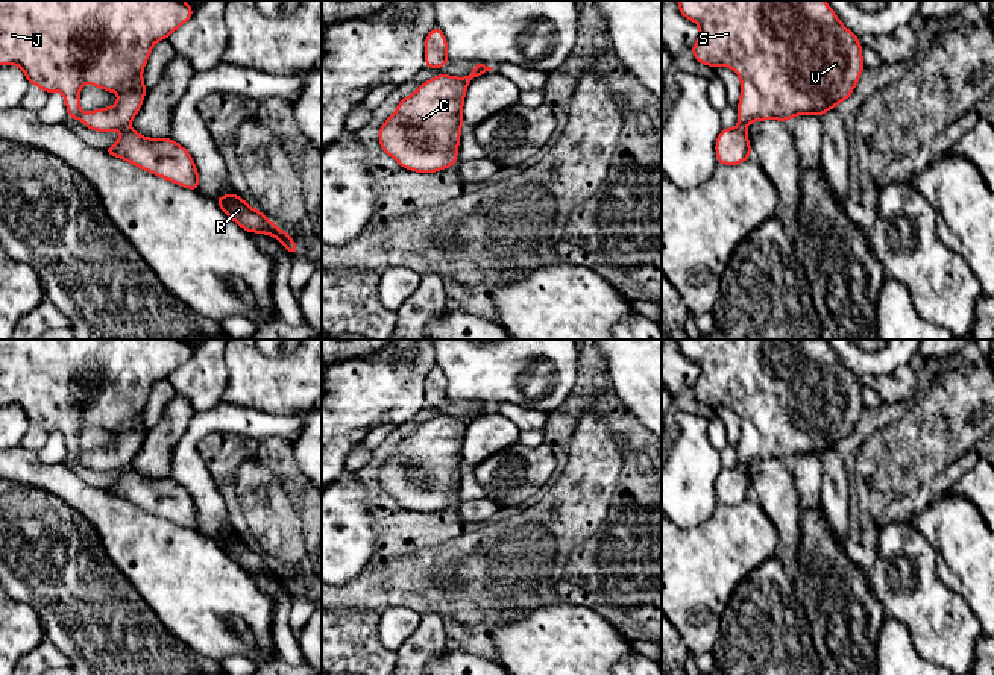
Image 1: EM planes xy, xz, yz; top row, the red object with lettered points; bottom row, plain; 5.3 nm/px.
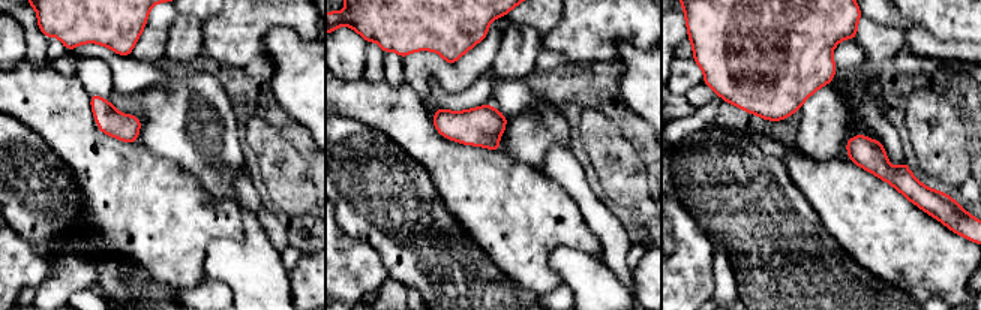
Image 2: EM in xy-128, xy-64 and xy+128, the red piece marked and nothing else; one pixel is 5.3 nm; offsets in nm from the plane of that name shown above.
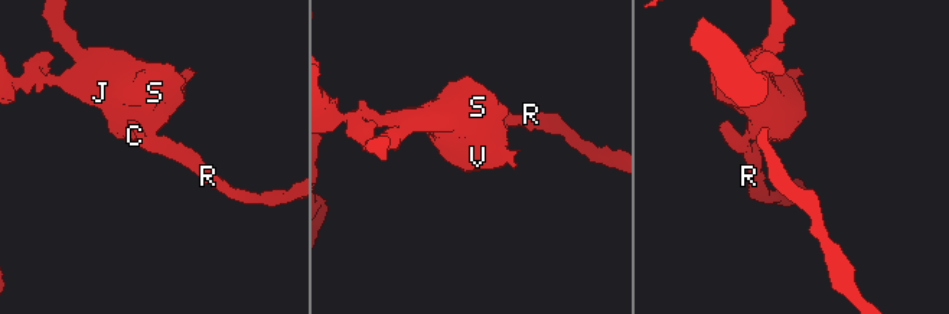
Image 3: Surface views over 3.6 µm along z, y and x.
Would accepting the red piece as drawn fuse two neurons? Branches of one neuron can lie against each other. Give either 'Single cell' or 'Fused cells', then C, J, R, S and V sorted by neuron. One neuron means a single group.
Fused cells. Groups: C J S V / R

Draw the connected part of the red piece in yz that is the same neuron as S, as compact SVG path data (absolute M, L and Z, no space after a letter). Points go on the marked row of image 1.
M677 0L683 17L694 21L700 27L700 36L690 52L700 64L715 67L730 67L741 77L741 99L738 103L738 121L744 129L753 121L780 120L788 121L795 115L810 114L821 117L829 109L835 109L839 102L848 99L863 71L862 44L857 36L850 32L833 9L824 0Z

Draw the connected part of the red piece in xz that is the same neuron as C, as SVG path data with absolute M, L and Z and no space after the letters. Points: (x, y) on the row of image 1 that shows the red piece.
M440 74L401 99L395 114L379 127L382 150L401 167L417 173L428 174L455 165L467 85L466 77Z

